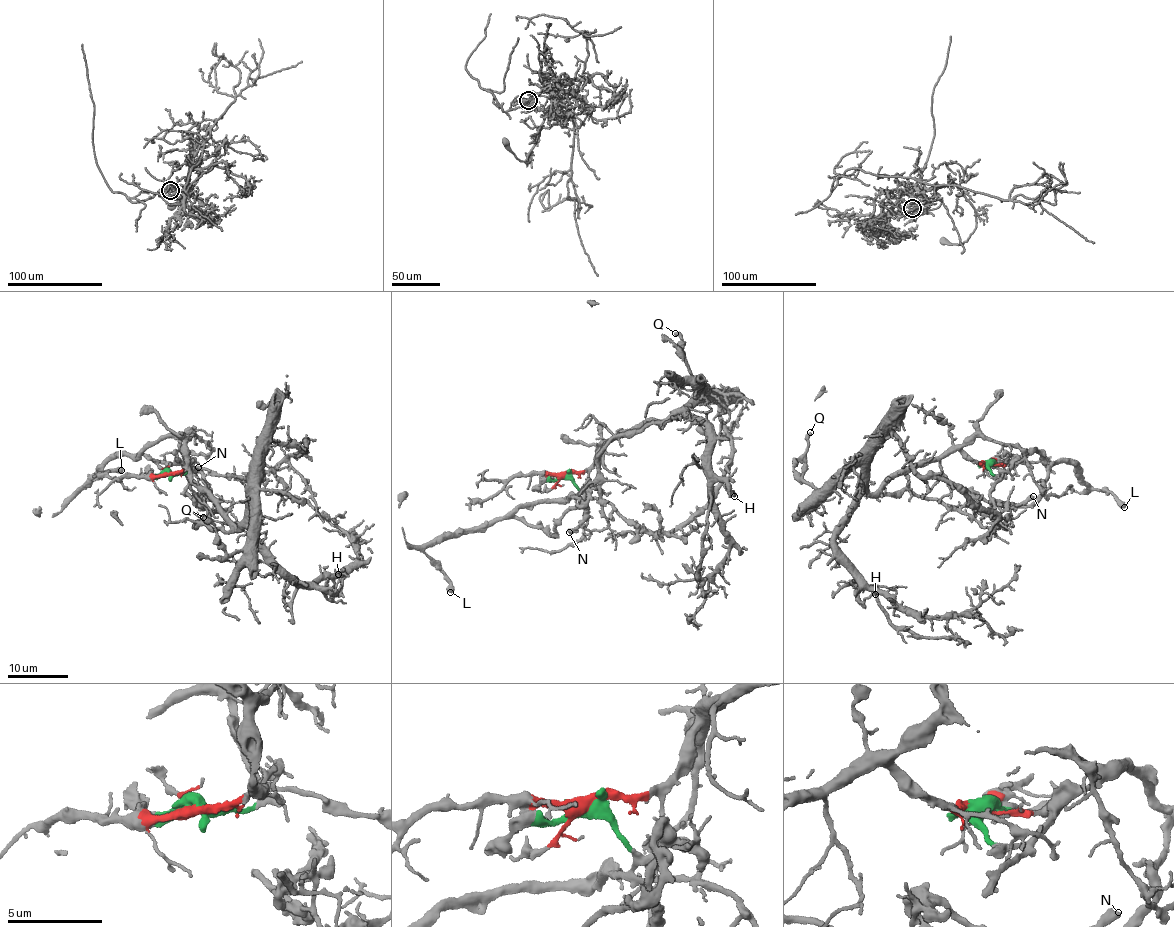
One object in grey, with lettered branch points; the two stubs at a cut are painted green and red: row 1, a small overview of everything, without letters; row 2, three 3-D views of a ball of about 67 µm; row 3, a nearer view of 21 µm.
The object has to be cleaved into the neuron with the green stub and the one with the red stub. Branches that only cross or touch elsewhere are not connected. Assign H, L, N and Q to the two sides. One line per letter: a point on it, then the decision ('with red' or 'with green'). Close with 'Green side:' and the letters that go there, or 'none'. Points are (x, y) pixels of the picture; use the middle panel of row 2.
H: (734, 496) | with red
L: (450, 592) | with green
N: (569, 532) | with green
Q: (675, 333) | with red
Green side: L, N

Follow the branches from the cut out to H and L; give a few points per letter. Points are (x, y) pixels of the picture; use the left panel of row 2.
H: (168, 472), (178, 473), (185, 467), (234, 525), (254, 528), (281, 572), (293, 579), (331, 591), (337, 574)
L: (168, 472), (190, 469), (177, 438), (164, 435), (138, 457), (106, 462), (79, 491), (100, 473), (121, 470)

